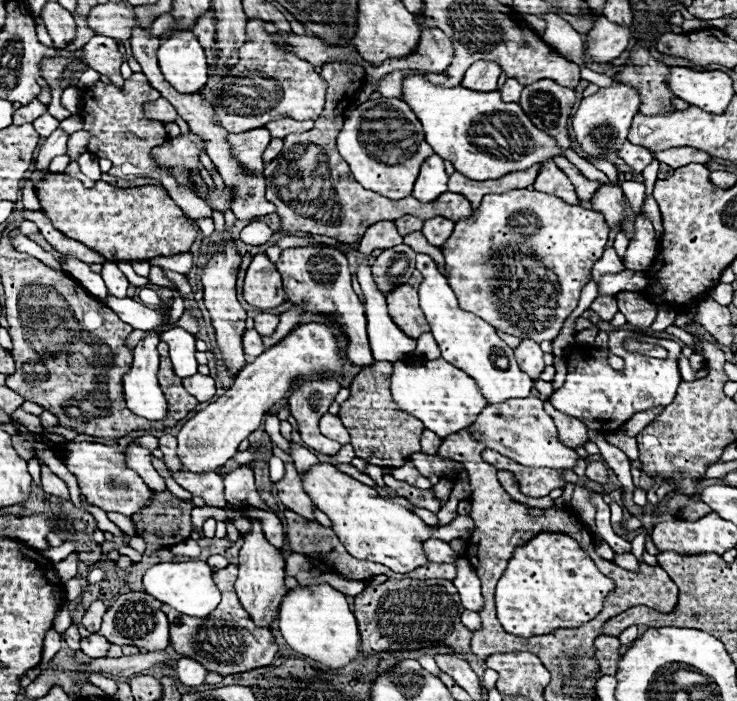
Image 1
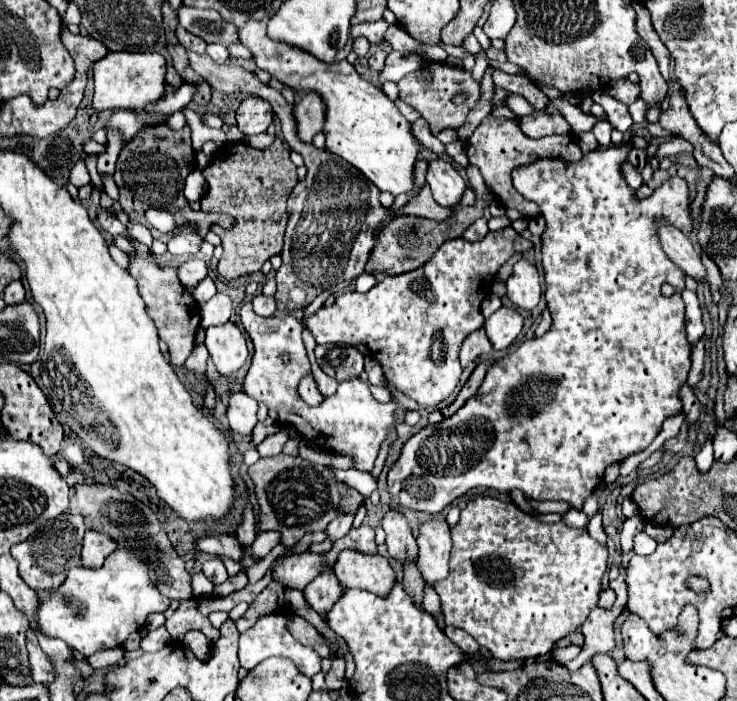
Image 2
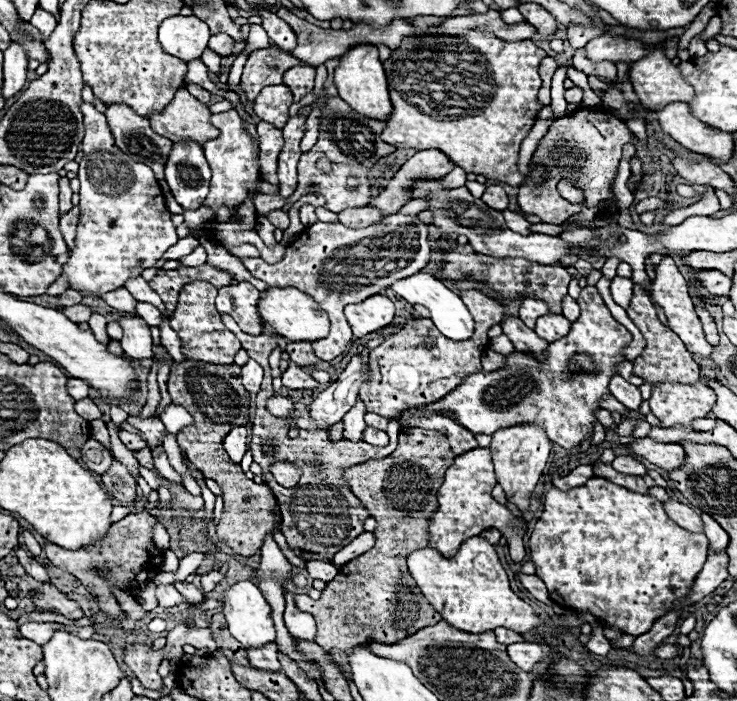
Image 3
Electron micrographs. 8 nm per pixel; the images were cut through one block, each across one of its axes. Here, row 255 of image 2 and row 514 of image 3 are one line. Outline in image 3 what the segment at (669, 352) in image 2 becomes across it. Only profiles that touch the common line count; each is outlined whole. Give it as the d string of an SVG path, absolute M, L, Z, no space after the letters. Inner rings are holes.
M590 478L584 486L574 488L574 490L558 490L558 488L550 488L544 494L544 512L540 516L540 520L534 526L534 532L530 536L530 546L532 546L532 562L536 564L536 576L548 586L550 598L564 606L564 608L574 608L574 610L586 610L592 612L602 624L606 626L618 626L624 634L632 634L632 636L640 636L646 630L652 628L652 624L666 614L668 610L674 610L674 600L684 598L692 584L696 574L702 570L706 556L708 556L708 538L704 534L694 534L688 530L682 530L678 524L670 522L670 518L666 518L666 512L662 510L662 502L658 502L656 498L652 498L650 494L640 494L640 492L632 492L626 490L622 486L616 486L612 482L608 482L606 478Z

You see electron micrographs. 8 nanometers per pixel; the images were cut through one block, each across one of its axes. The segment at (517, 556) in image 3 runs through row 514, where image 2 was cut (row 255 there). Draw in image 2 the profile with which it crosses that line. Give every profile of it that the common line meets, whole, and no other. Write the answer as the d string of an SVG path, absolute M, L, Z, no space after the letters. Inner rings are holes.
M512 226L502 228L498 232L488 232L486 238L480 242L468 242L464 238L450 240L442 244L424 266L416 270L384 278L366 294L346 292L338 296L330 308L322 306L312 316L308 316L304 320L304 328L312 332L318 344L366 344L372 356L380 362L384 376L392 384L396 384L406 396L416 400L422 408L434 410L440 402L452 396L460 382L462 368L458 362L458 352L464 338L484 326L480 304L490 292L498 268L514 254L526 252L530 246L532 242L522 238Z

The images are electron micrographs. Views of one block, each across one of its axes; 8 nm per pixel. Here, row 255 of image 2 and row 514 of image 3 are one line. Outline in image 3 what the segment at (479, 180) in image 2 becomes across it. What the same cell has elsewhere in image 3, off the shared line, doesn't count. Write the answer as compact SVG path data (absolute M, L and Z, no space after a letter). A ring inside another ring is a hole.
M406 428L398 434L398 440L398 448L390 456L356 464L344 474L350 490L370 510L370 516L378 520L374 548L344 564L340 574L326 584L320 600L312 600L308 594L296 594L296 608L314 616L318 626L314 642L324 650L338 648L346 652L350 646L368 640L396 644L416 634L416 630L442 620L410 578L406 558L410 552L428 544L428 522L438 508L436 494L456 454L450 450L446 436L436 430Z

